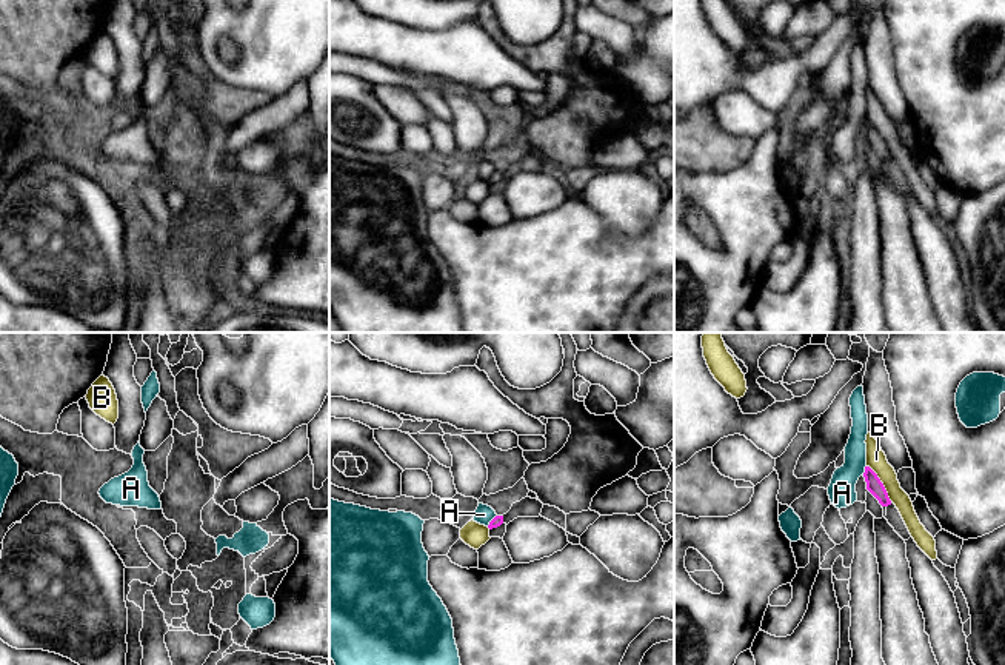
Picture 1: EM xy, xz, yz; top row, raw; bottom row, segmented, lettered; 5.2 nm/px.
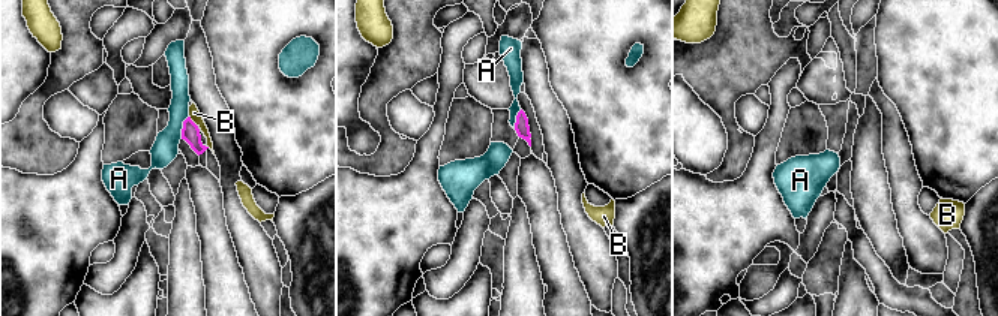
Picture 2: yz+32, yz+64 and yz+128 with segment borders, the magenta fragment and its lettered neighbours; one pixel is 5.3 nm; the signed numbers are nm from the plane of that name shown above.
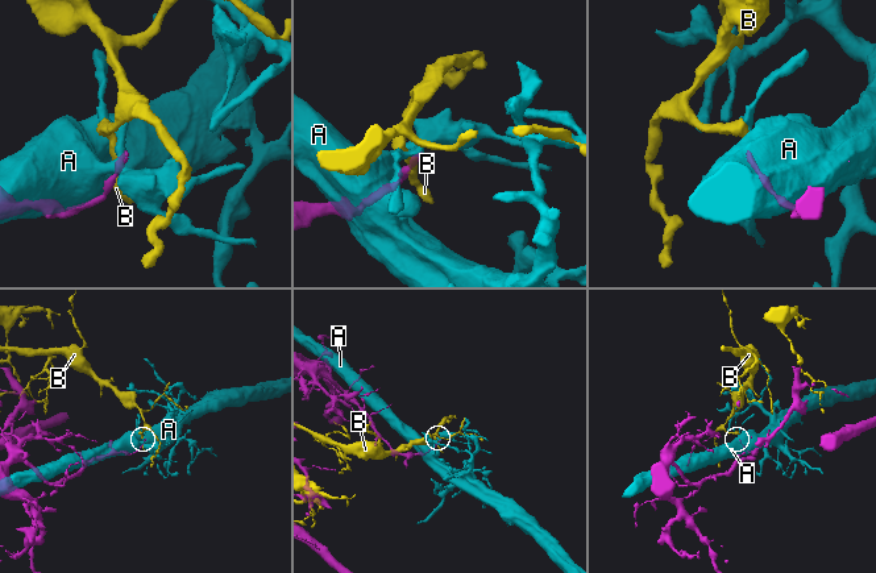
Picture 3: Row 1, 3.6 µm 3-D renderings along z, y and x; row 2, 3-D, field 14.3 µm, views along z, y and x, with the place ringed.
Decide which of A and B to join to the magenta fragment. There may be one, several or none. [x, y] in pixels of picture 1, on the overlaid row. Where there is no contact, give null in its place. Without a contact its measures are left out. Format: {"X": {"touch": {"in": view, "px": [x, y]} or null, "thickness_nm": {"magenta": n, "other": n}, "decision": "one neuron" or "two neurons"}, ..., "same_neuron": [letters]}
{"A": {"touch": {"in": "yz", "px": [865, 470]}, "thickness_nm": {"magenta": 80, "other": 140}, "decision": "two neurons"}, "B": {"touch": {"in": "yz", "px": [882, 484]}, "thickness_nm": {"magenta": 80, "other": 110}, "decision": "two neurons"}, "same_neuron": []}

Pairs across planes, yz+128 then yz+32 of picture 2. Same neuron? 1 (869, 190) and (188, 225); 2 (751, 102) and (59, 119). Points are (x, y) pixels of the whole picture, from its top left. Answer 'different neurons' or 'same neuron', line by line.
1: different neurons
2: same neuron

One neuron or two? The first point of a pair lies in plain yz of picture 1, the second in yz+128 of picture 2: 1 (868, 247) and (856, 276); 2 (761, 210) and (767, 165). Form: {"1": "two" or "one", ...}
{"1": "one", "2": "one"}

